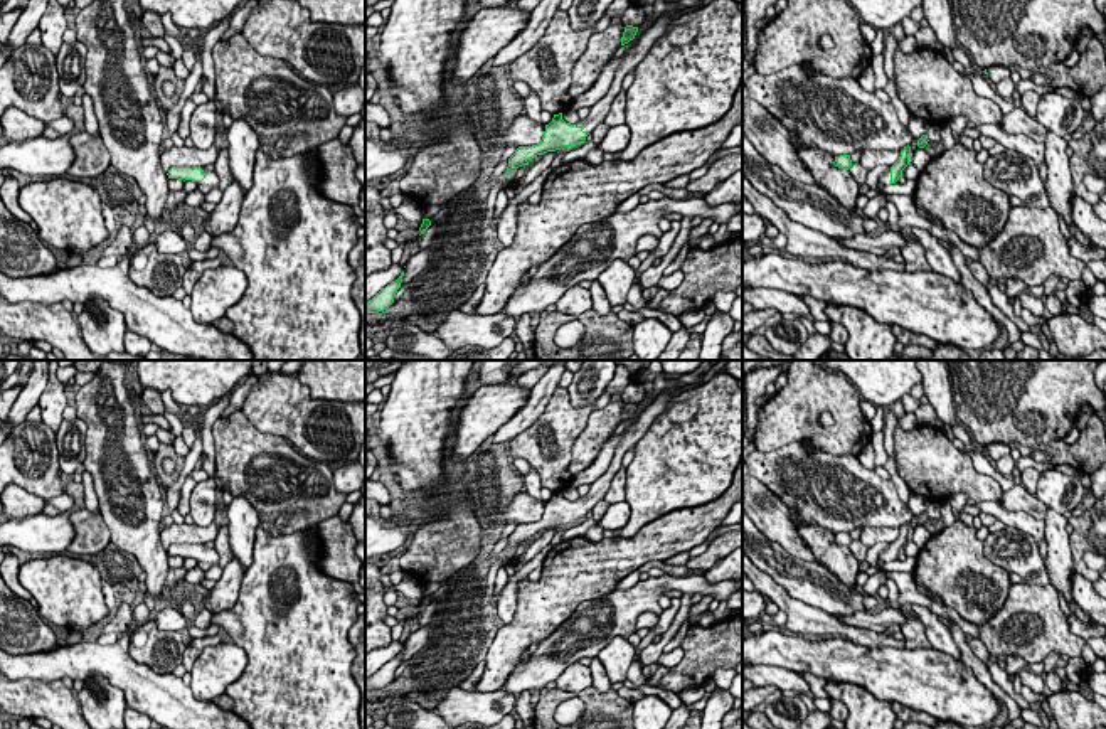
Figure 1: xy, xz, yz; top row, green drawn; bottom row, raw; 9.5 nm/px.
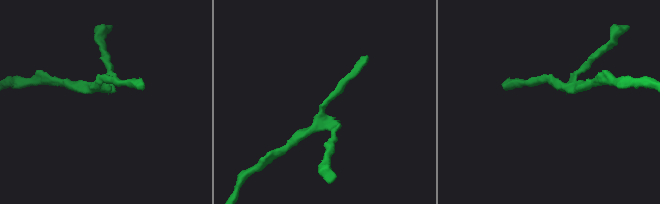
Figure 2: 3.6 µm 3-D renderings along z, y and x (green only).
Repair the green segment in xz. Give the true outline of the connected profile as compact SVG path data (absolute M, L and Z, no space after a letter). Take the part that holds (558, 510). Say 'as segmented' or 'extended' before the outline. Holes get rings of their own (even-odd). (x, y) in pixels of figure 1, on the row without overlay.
extended | M700 375L694 384L685 384L673 394L667 394L665 391L658 394L655 401L643 409L630 431L621 438L608 470L596 482L591 483L588 495L577 498L576 502L571 502L562 497L562 490L554 492L552 498L545 502L544 513L537 522L518 524L515 527L515 530L508 535L508 544L505 551L517 549L518 544L529 542L529 539L537 532L582 520L586 513L593 510L593 507L608 493L613 476L621 468L621 460L625 453L643 438L651 423L667 409L667 404L675 396L699 387L702 380L704 375Z

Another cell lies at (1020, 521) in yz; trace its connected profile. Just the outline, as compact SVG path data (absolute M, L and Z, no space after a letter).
M978 502L975 507L980 513L995 515L997 520L1003 522L1007 527L1013 527L1032 535L1037 544L1045 539L1045 522L1037 520L1025 512L1008 512L998 502Z

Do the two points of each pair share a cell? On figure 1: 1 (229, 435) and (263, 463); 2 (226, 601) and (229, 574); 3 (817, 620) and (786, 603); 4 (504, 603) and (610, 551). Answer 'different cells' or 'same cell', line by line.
1: same cell
2: same cell
3: same cell
4: different cells

